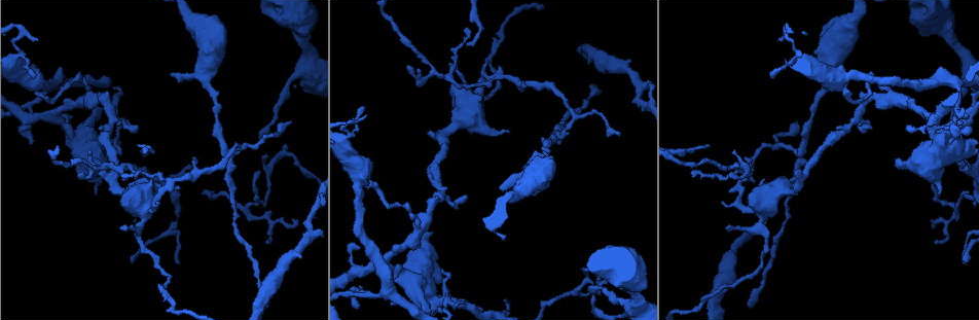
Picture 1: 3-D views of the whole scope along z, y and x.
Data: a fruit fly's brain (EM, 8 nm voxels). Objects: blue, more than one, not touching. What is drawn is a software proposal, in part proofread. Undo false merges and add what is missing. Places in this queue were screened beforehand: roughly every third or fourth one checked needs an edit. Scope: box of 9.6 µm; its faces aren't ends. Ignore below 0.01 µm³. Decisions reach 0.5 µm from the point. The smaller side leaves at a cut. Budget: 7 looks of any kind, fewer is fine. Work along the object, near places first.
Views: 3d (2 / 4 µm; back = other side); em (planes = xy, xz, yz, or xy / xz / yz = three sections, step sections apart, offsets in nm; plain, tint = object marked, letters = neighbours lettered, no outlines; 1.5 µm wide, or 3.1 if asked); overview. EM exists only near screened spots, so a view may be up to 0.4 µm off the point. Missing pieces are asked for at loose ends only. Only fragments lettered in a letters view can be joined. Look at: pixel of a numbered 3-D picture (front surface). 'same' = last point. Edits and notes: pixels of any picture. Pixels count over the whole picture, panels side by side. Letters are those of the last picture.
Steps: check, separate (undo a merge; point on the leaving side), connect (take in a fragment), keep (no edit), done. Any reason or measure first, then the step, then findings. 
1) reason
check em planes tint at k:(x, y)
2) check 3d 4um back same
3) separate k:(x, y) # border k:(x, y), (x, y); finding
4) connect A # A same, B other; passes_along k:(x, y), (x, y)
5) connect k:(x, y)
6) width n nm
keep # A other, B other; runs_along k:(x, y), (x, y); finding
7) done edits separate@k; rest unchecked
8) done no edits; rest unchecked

sharp bend
check 3d 4um at 1:(802, 154)

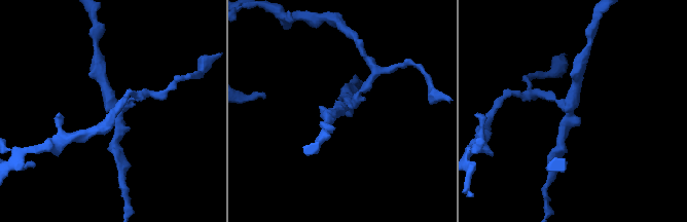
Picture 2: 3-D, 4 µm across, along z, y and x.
arms 3
check em yz step 8 letters at 2:(346, 106)

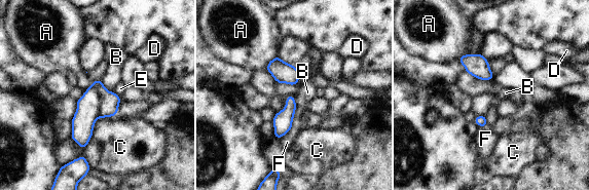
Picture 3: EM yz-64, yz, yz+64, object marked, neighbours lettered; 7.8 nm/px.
keep # A other, B other, C other, D other, E other, F other; border 3:(114, 91), (119, 97); all the same neuron

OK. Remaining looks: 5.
branch stops here
check 3d 4um at 1:(939, 196)

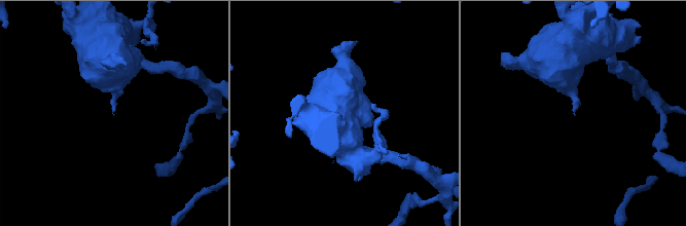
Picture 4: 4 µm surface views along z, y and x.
check em yz step 4 tint at 4:(112, 113)

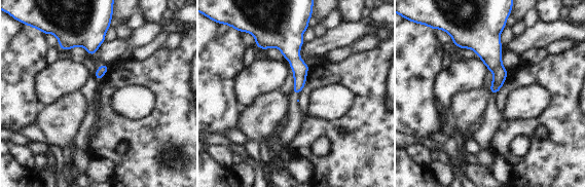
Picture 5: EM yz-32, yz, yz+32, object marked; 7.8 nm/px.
check em planes letters same

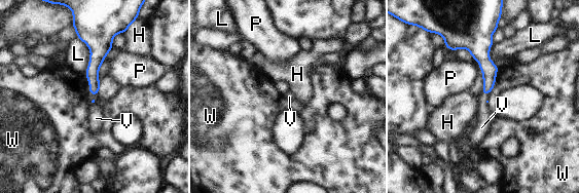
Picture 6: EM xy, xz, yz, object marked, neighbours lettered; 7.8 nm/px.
connect V # H other, L other, P other, V same, W other; passes_along 6:(99, 48), (87, 78), (95, 109); it goes on there

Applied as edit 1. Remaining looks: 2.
an open end
check em planes letters at 1:(617, 132)

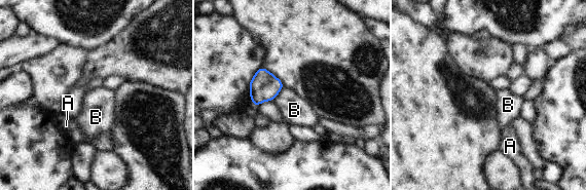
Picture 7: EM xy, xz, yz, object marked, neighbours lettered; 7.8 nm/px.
longest_contact B 140 nm
keep # A other, B other; none of them fits

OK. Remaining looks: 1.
done edits connect@6; rest unchecked

